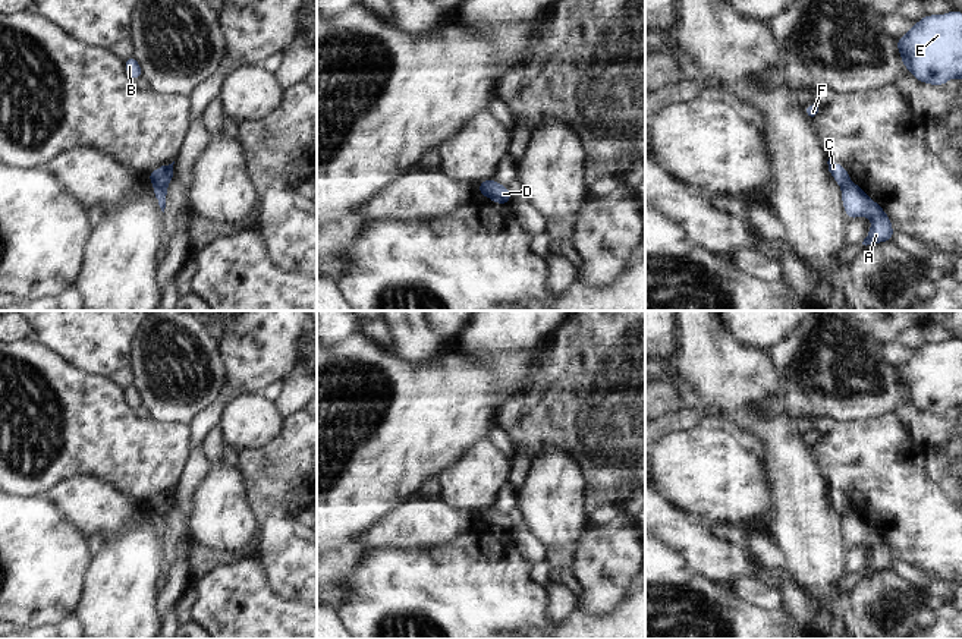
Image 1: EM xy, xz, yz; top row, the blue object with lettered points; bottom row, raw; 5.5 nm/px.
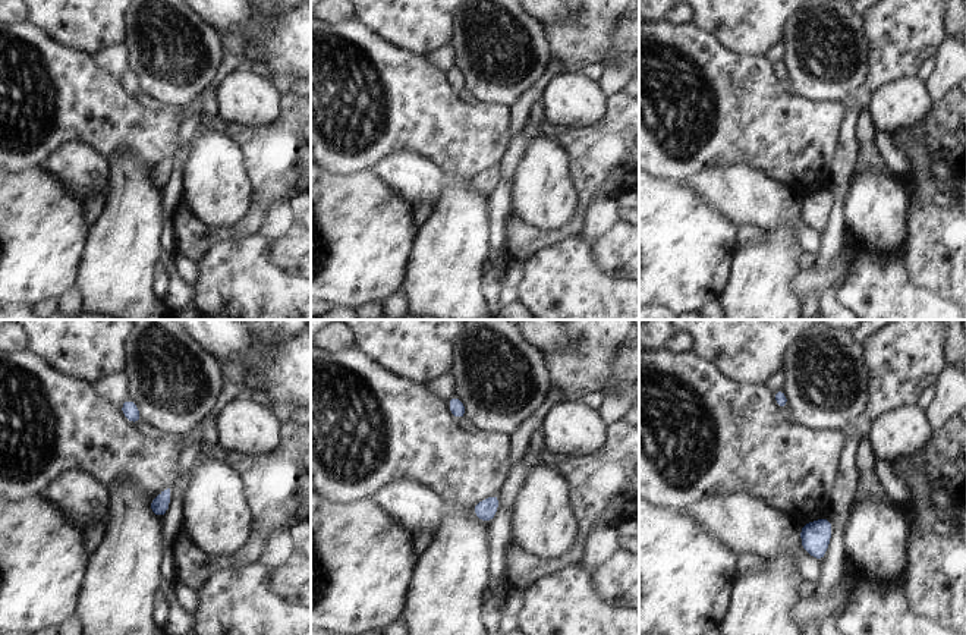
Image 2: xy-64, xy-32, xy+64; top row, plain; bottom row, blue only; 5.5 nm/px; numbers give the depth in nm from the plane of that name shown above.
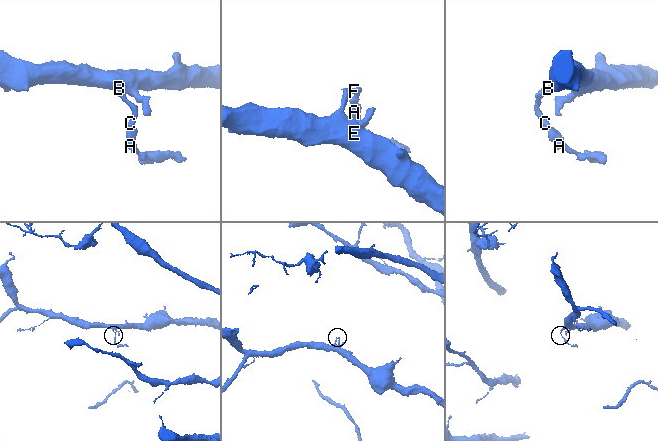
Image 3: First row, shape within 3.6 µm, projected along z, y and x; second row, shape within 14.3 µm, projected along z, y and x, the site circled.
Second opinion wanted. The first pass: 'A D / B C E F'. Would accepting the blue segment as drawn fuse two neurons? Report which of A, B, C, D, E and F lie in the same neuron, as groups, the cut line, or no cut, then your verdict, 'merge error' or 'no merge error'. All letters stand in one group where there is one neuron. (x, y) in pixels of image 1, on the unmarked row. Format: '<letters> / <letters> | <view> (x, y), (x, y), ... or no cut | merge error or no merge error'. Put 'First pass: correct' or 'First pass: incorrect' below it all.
A D / B C E F | xy (154, 513), (166, 515) | merge error
First pass: correct

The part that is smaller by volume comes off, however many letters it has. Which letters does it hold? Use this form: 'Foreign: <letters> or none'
Foreign: A, D

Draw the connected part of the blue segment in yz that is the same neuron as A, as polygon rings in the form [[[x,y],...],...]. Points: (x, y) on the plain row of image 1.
[[[849,511],[842,516],[842,532],[849,548],[861,544],[873,548],[871,557],[862,573],[873,573],[893,569],[892,548],[886,539],[871,528],[861,514]]]

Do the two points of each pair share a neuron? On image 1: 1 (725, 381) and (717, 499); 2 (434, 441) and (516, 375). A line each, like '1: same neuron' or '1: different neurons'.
1: different neurons
2: same neuron

